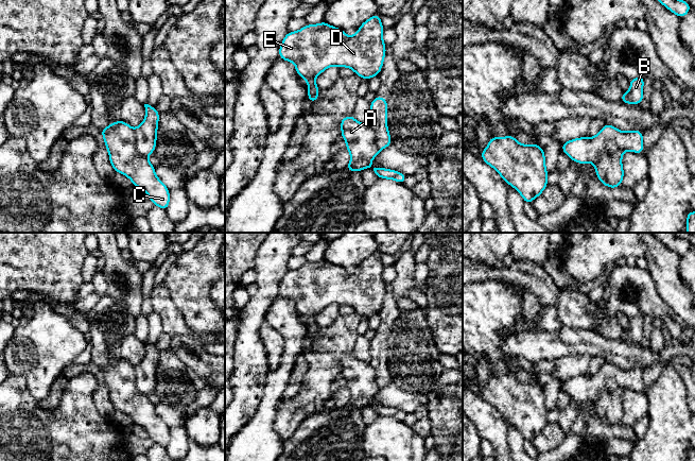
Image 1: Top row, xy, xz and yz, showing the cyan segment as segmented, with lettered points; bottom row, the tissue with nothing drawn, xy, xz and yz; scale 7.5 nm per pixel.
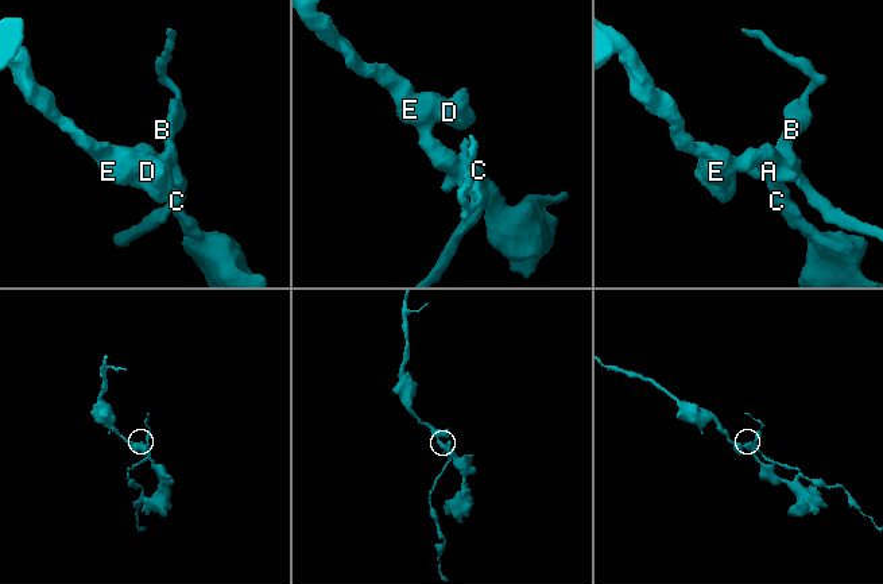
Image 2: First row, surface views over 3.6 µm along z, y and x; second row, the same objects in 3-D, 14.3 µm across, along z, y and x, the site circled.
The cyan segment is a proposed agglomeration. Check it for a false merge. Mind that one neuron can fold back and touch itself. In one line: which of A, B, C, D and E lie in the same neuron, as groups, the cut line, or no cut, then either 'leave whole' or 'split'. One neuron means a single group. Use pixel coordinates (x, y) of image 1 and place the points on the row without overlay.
A C D E / B | yz (624, 387), (604, 390), (594, 403) | split

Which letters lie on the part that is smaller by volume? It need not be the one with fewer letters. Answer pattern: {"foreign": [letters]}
{"foreign": ["B"]}

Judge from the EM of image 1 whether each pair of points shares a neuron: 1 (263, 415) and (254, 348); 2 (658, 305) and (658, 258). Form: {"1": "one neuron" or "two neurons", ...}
{"1": "two neurons", "2": "two neurons"}

